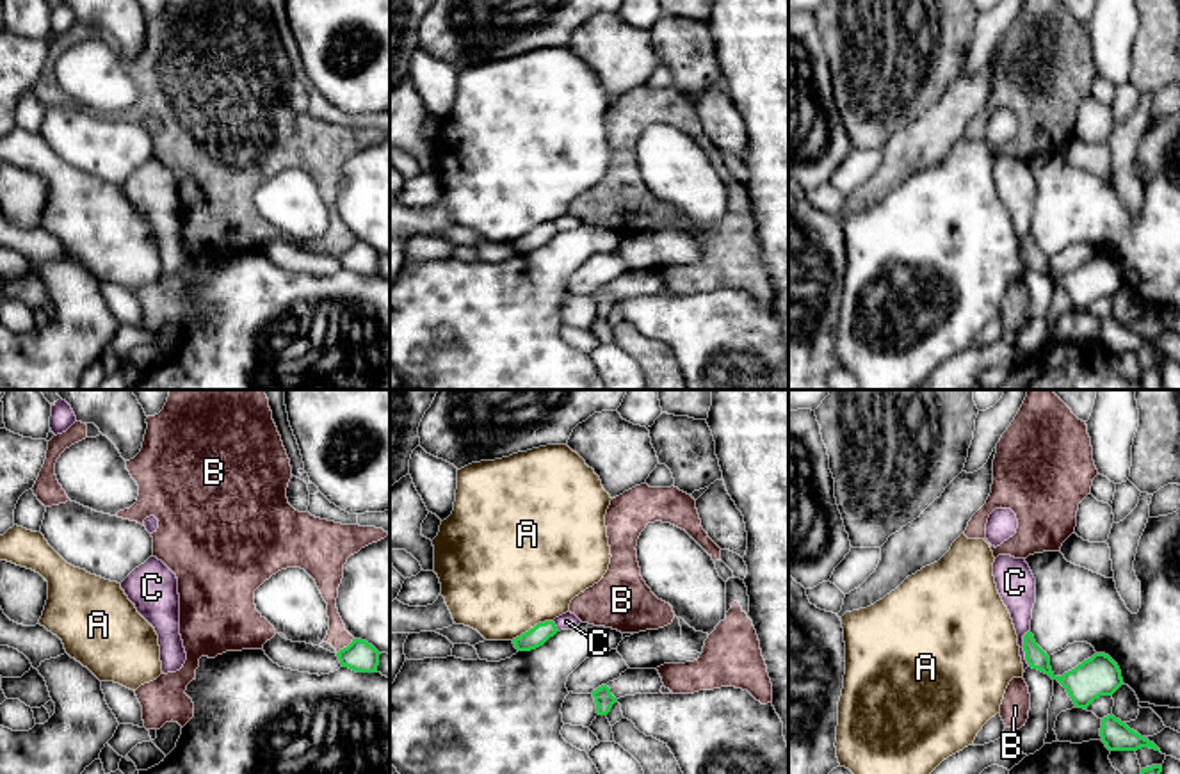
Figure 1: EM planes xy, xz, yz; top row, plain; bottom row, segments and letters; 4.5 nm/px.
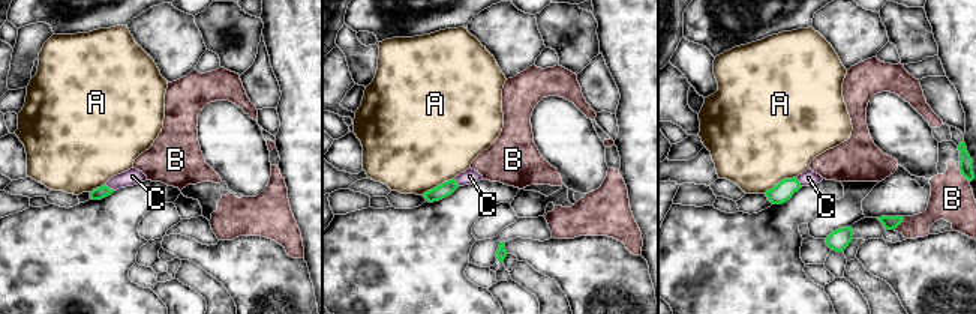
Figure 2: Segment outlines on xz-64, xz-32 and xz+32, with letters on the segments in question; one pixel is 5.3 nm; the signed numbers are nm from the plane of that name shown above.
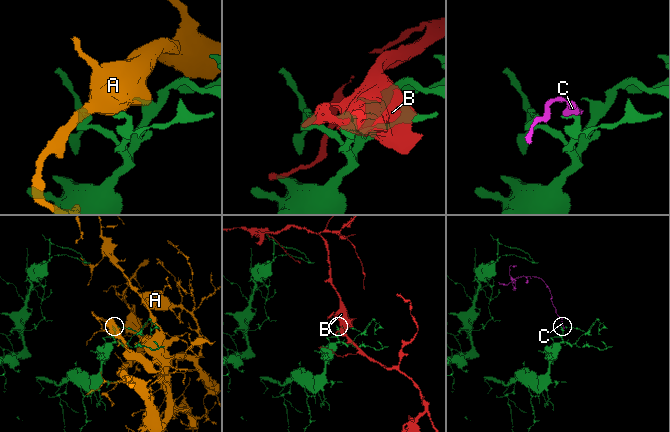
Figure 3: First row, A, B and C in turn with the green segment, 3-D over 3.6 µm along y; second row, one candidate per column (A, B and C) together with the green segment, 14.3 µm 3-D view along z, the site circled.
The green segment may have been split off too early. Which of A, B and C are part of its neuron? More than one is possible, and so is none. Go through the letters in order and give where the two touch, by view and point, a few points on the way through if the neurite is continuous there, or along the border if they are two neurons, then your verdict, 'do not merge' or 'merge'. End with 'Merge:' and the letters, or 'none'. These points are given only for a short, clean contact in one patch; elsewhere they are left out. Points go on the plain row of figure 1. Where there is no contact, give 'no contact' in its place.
A: meets green in xz at (531, 230); do not merge
B: meets green in xy at (347, 248); do not merge
C: meets green in yz at (1022, 248); border along yz (1029, 230), (1022, 248), (1027, 267); do not merge
Merge: none

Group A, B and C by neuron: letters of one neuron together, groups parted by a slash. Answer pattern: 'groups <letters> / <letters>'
groups A / B / C

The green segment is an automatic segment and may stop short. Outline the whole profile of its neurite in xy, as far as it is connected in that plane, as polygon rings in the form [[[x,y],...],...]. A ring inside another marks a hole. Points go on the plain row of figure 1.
[[[352,240],[352,244],[336,254],[342,269],[349,269],[356,274],[377,274],[379,253],[361,240]]]

